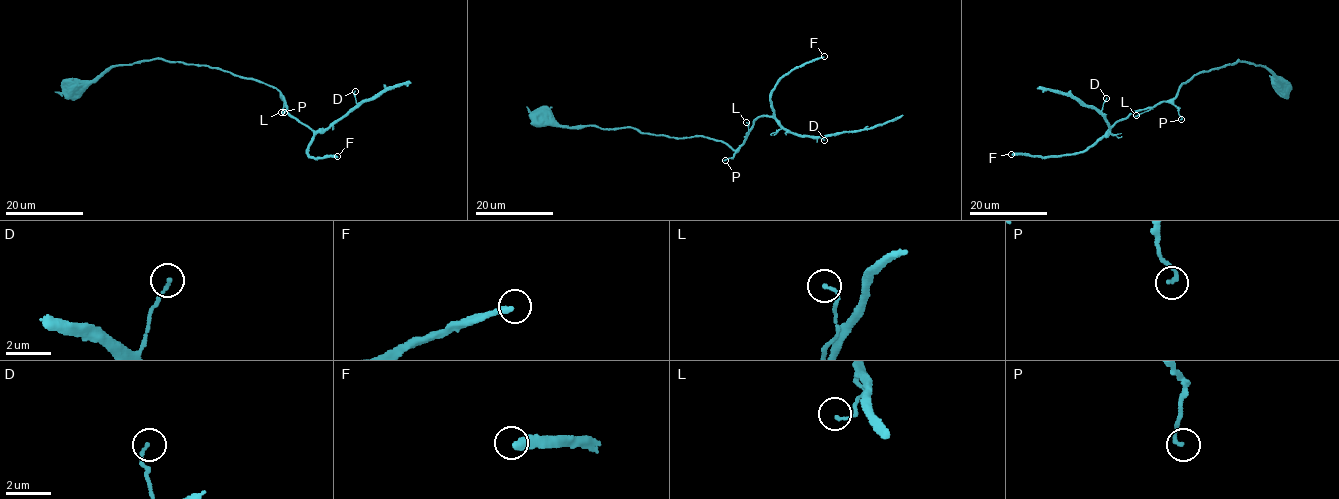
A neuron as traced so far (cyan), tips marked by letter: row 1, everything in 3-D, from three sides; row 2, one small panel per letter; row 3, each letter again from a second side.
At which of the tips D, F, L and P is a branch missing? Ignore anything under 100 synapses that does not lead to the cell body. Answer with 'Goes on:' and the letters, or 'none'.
Goes on: F

